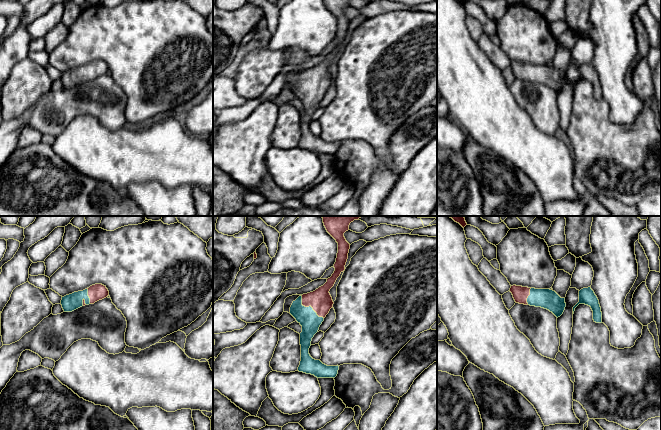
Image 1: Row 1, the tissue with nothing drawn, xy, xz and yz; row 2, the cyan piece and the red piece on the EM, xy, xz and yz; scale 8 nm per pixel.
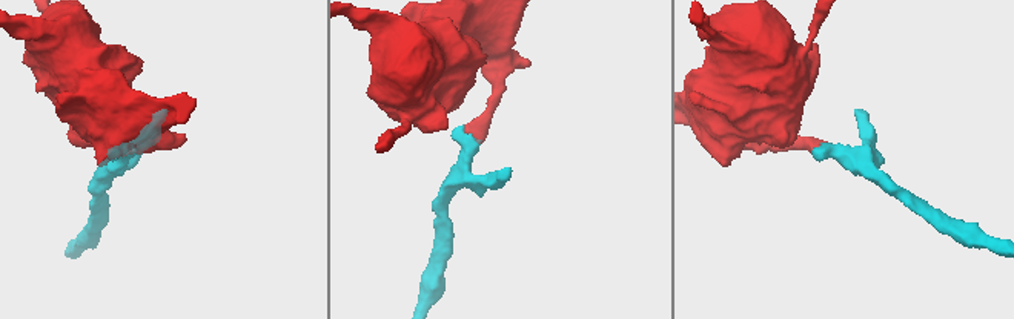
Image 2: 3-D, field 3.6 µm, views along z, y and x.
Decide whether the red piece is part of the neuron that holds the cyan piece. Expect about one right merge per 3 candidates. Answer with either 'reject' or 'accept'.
accept

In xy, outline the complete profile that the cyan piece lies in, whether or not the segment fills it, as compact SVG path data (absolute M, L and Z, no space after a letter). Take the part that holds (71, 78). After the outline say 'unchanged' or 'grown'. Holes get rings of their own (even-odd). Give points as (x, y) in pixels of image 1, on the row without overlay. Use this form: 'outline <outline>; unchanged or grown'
outline M95 60L83 67L74 68L62 73L61 81L64 88L72 88L82 82L94 80L108 71L109 67L106 62Z; grown

